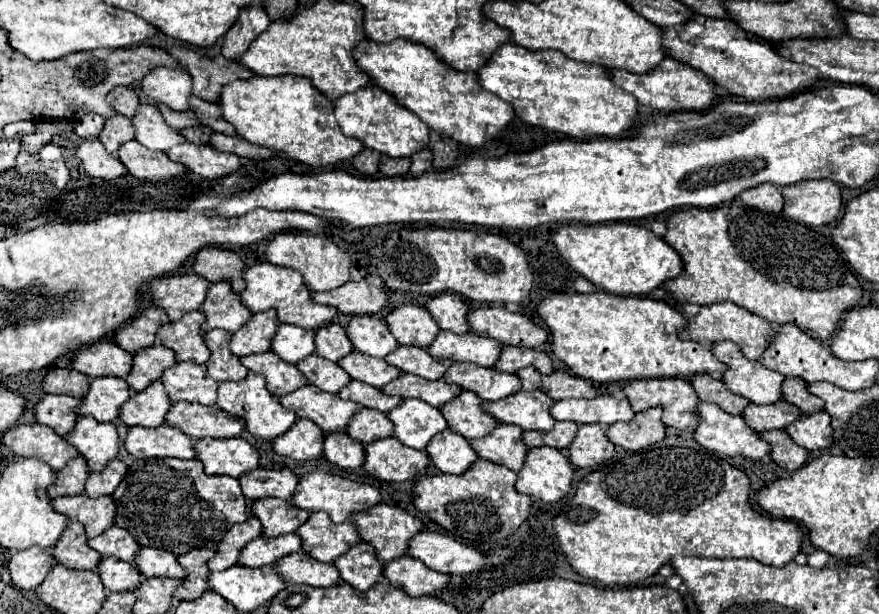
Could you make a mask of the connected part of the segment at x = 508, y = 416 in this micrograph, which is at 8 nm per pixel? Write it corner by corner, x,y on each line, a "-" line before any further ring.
515,392
513,396
501,398
497,402
483,402
481,408
497,422
515,424
523,430
539,430
549,432
555,424
553,416
549,414
553,400
541,392

